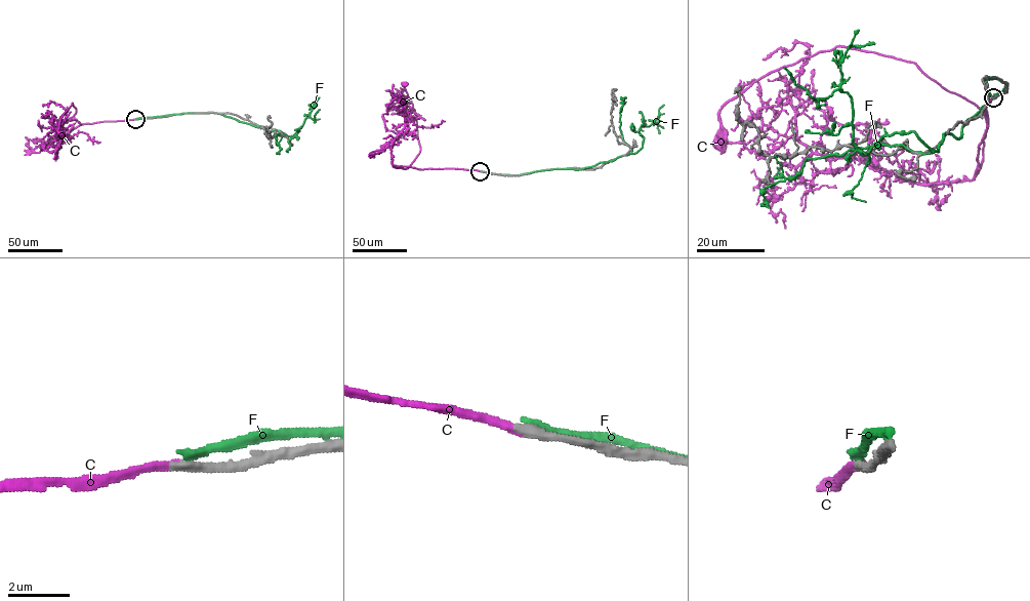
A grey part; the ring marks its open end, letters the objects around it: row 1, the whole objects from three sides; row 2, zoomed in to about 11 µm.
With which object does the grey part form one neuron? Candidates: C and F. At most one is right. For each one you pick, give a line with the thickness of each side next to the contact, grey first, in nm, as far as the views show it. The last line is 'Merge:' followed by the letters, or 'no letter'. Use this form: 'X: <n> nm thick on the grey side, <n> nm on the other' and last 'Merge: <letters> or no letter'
C: 320 nm thick on the grey side, 260 nm on the other
Merge: C

